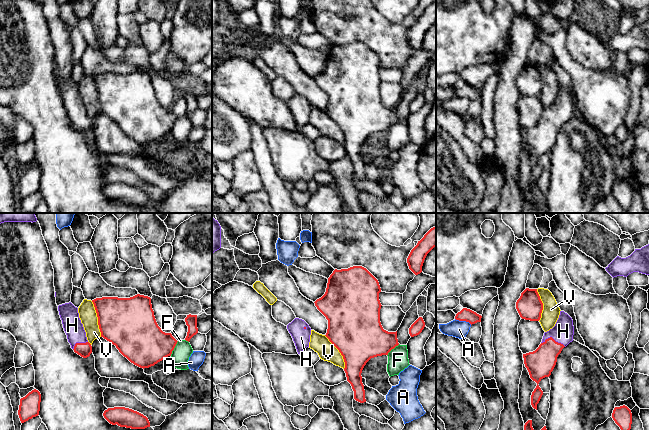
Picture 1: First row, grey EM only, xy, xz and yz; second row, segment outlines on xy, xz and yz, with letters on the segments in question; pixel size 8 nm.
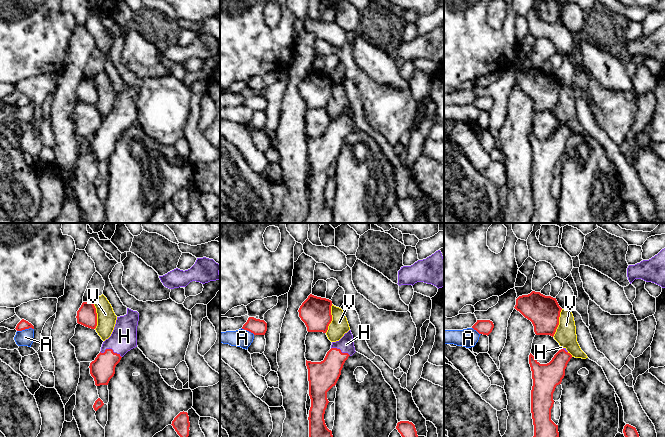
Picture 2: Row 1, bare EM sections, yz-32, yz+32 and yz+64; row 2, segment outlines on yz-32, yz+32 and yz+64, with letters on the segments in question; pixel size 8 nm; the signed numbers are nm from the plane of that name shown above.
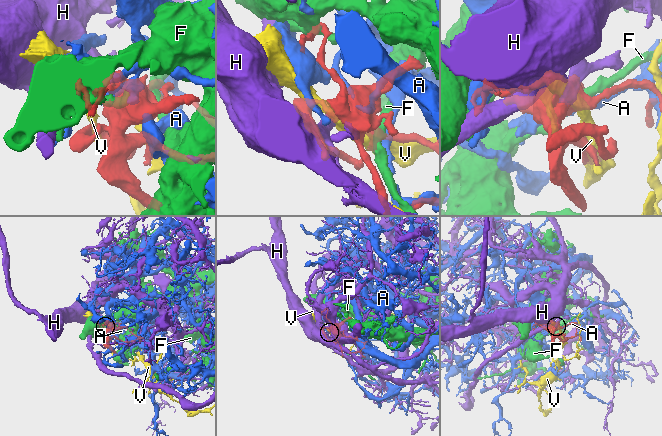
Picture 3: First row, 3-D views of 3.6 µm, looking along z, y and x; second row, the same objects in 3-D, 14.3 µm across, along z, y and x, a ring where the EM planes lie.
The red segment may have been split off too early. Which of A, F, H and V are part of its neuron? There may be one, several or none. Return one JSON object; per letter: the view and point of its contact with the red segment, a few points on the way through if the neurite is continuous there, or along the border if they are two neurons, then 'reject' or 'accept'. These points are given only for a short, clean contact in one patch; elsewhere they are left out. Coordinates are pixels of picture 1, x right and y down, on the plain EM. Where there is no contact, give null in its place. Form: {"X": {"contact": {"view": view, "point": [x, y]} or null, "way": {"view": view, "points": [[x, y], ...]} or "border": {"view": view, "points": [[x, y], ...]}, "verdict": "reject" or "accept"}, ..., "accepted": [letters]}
{"A": {"contact": {"view": "yz", "point": [463, 96]}, "verdict": "reject"}, "F": {"contact": {"view": "xy", "point": [174, 123]}, "verdict": "reject"}, "H": {"contact": {"view": "yz", "point": [552, 114]}, "way": {"view": "yz", "points": [[540, 139], [552, 120], [552, 114], [563, 107]]}, "verdict": "accept"}, "V": {"contact": {"view": "xy", "point": [98, 95]}, "verdict": "reject"}, "accepted": ["H"]}

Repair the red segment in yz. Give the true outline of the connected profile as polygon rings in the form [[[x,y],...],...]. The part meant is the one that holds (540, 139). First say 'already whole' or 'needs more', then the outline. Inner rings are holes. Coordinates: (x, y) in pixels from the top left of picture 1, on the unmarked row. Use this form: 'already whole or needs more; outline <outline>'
needs more; outline [[[560,87],[555,102],[544,109],[539,123],[533,128],[523,130],[524,140],[530,154],[537,159],[531,171],[531,181],[534,185],[537,186],[537,180],[543,171],[543,167],[538,161],[539,158],[551,151],[558,131],[564,123],[573,117],[573,111],[574,102],[572,94],[564,87]]]

